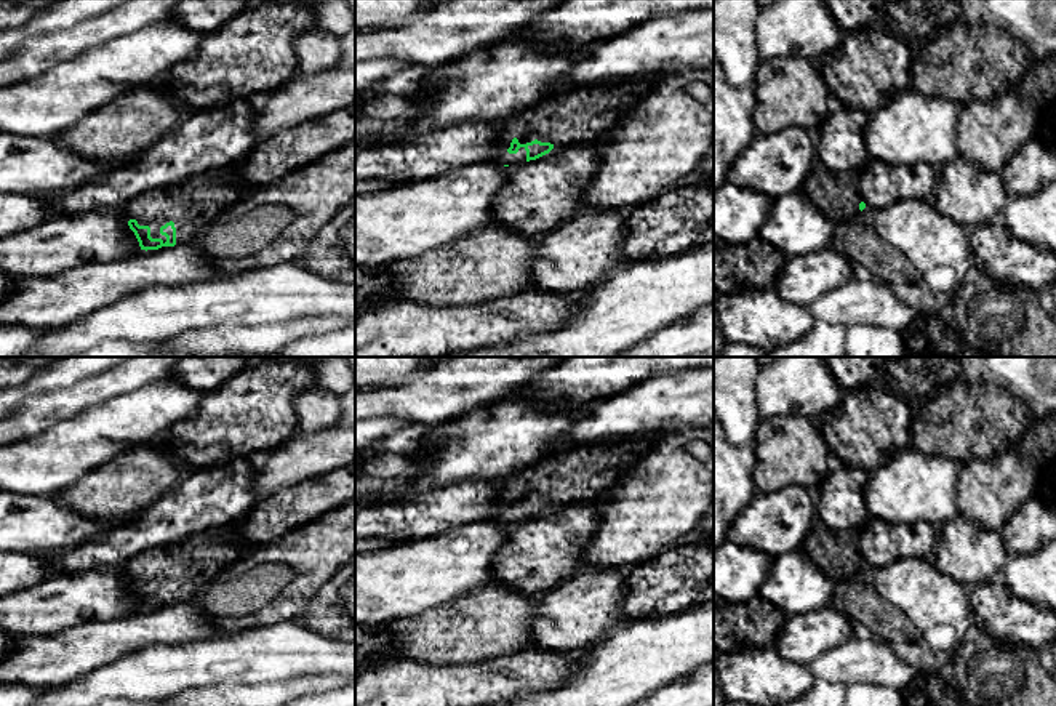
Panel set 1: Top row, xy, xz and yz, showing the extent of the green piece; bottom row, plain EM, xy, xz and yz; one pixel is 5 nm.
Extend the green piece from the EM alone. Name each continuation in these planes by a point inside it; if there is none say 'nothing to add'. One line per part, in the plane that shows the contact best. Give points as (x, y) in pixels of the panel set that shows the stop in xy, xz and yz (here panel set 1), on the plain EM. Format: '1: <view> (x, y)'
1: xy (192, 564)

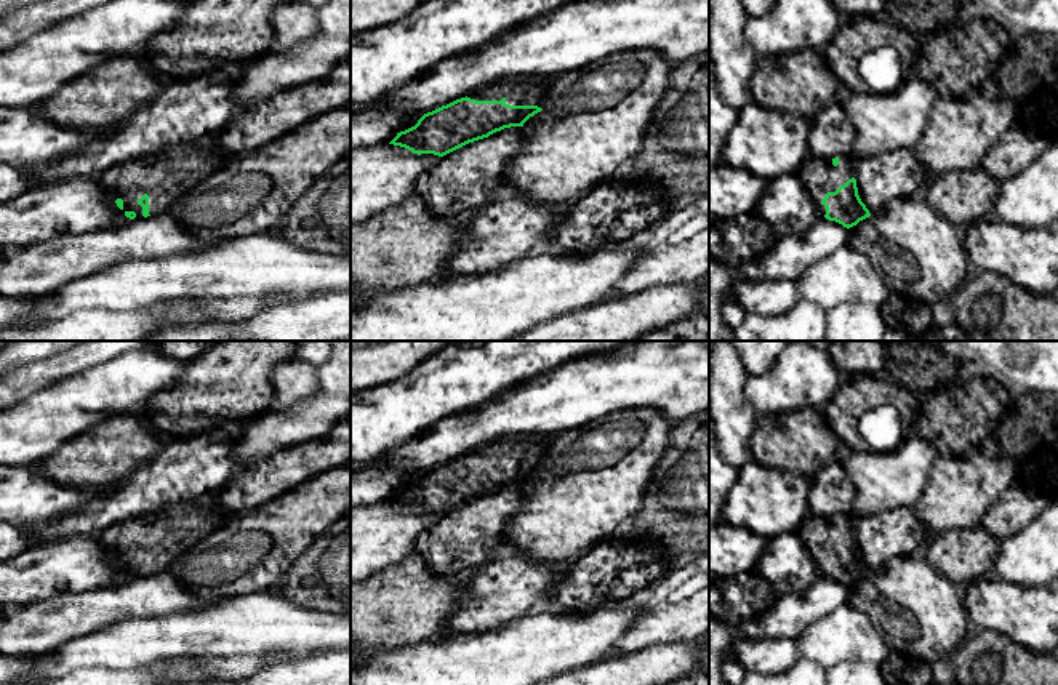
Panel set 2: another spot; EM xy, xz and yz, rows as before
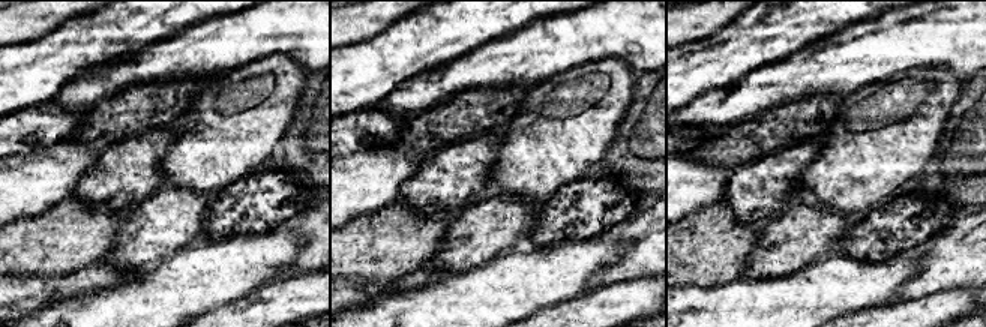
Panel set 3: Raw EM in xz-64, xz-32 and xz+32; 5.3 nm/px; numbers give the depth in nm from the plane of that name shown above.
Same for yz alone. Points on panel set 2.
1: yz (820, 535)

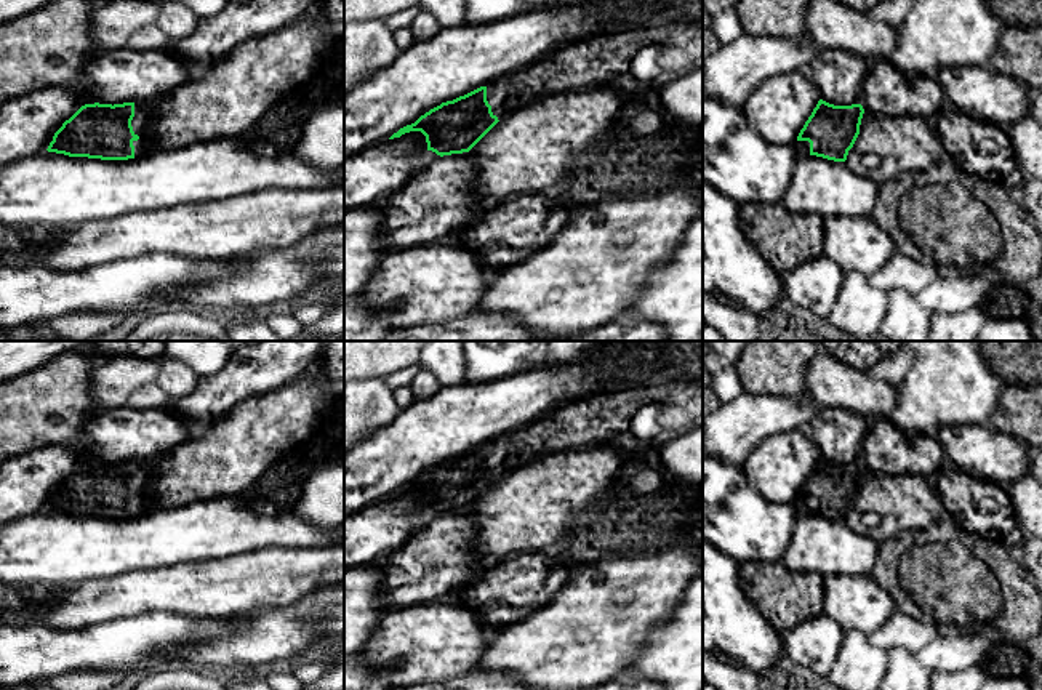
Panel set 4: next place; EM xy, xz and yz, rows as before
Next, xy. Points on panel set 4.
1: xy (144, 471)

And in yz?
1: yz (802, 506)

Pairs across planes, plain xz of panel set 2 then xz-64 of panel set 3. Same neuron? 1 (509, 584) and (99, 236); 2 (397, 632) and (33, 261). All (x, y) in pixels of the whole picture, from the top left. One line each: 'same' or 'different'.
1: different
2: same

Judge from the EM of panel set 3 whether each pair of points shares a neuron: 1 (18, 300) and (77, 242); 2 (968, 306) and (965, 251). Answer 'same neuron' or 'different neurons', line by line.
1: different neurons
2: different neurons

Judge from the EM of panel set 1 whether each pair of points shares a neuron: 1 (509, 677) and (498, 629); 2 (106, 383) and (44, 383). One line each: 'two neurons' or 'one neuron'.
1: two neurons
2: two neurons

